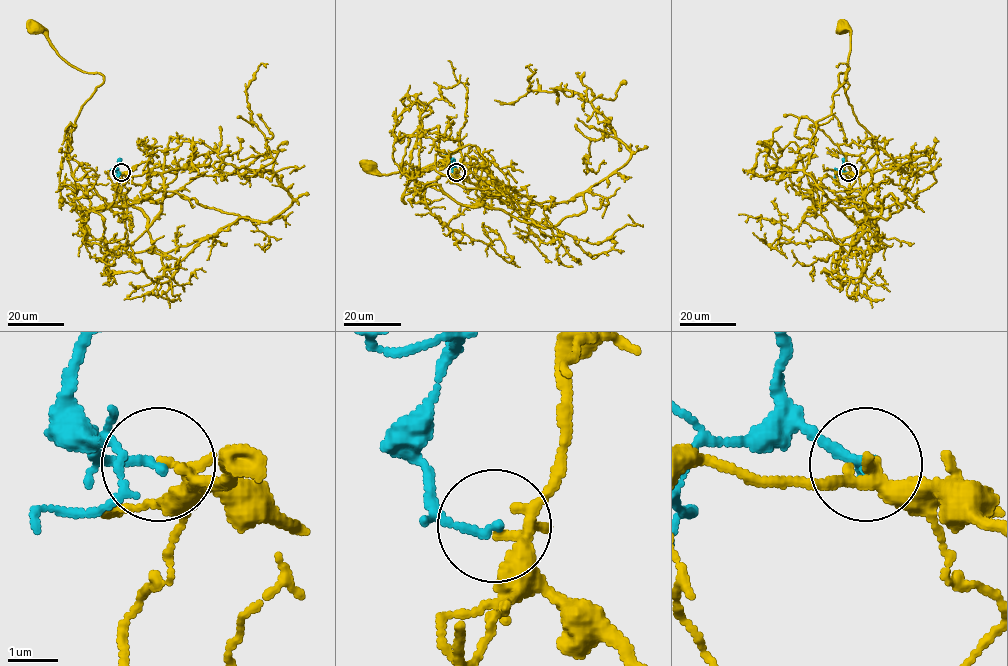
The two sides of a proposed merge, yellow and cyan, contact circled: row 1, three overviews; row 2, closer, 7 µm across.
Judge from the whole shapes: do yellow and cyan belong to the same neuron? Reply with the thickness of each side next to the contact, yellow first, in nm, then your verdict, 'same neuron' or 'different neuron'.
calibres 190 and 170 nm; same neuron

